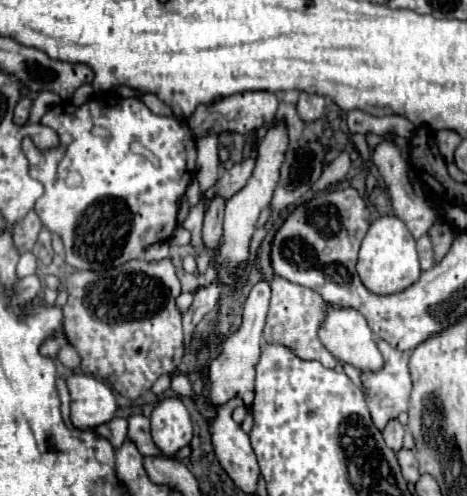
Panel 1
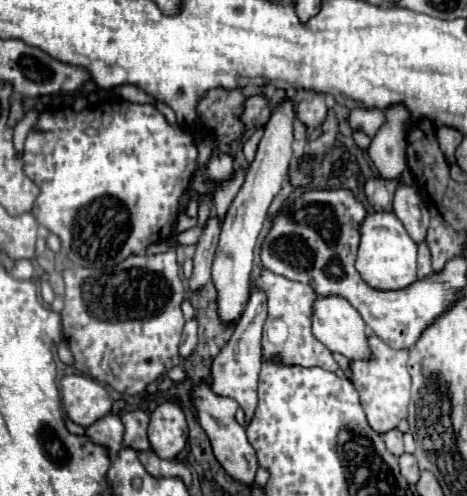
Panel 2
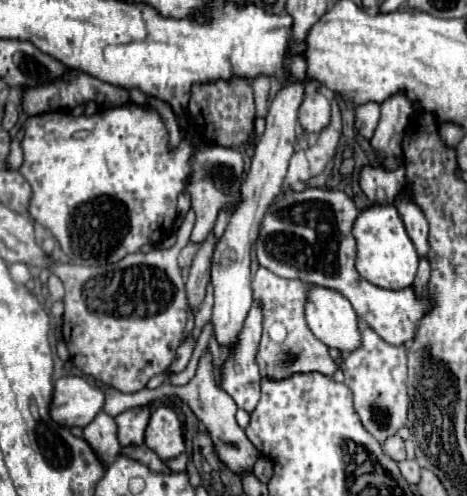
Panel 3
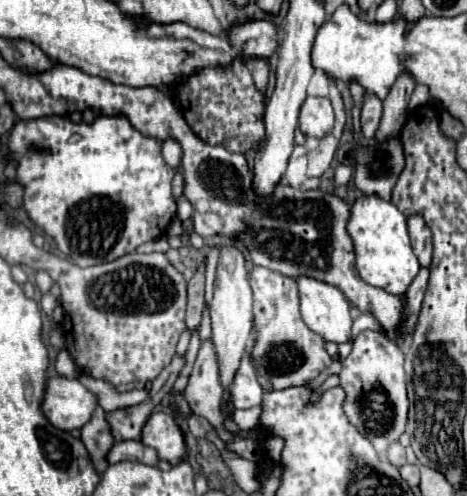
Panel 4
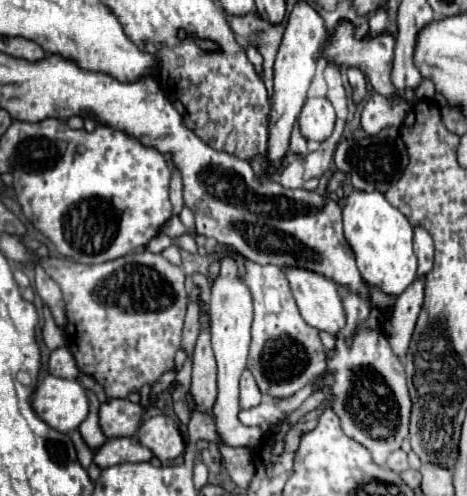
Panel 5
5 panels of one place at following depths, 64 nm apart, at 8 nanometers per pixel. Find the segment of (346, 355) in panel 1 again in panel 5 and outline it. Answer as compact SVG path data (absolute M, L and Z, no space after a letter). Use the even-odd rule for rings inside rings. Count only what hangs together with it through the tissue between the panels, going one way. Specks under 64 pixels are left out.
M282 268L294 300L300 308L302 318L330 334L336 334L346 324L346 314L338 294L336 282L320 276L318 272L308 272L306 268Z

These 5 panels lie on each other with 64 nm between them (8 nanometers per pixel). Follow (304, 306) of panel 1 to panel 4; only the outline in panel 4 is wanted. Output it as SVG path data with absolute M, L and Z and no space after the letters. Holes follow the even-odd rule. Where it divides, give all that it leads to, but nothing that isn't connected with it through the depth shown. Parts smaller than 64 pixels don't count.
M254 266L250 272L250 286L254 292L254 332L256 340L250 350L252 364L256 368L258 382L264 392L304 386L312 378L316 378L322 370L332 364L332 358L324 350L324 340L312 332L298 308L298 288L296 282L288 276L280 276L280 272L272 272L270 268Z

